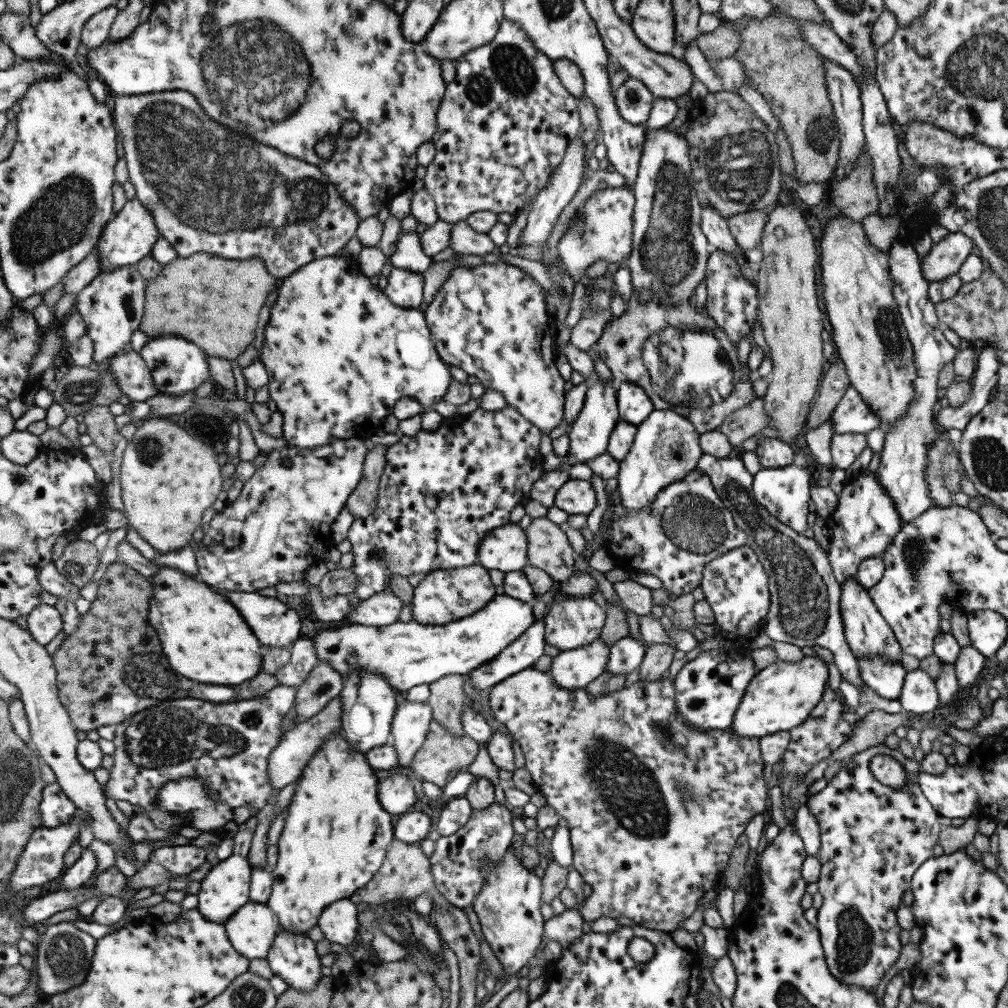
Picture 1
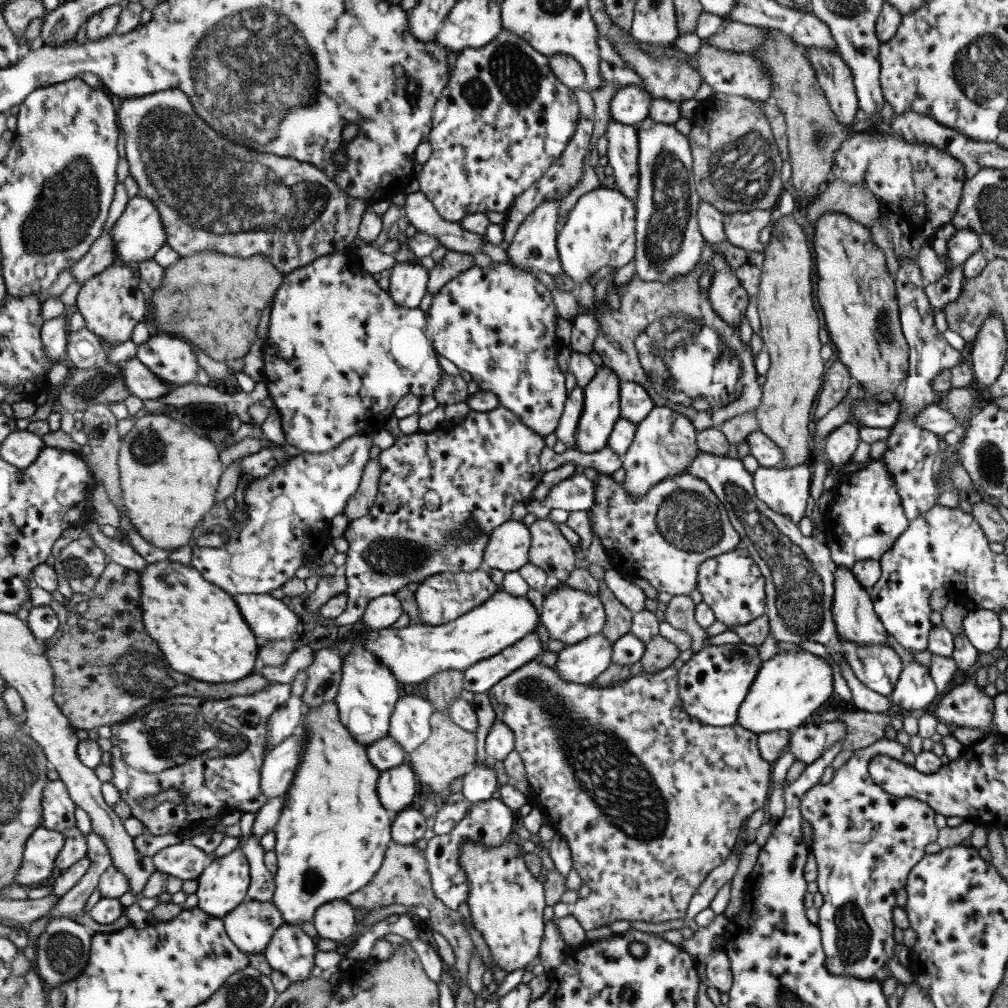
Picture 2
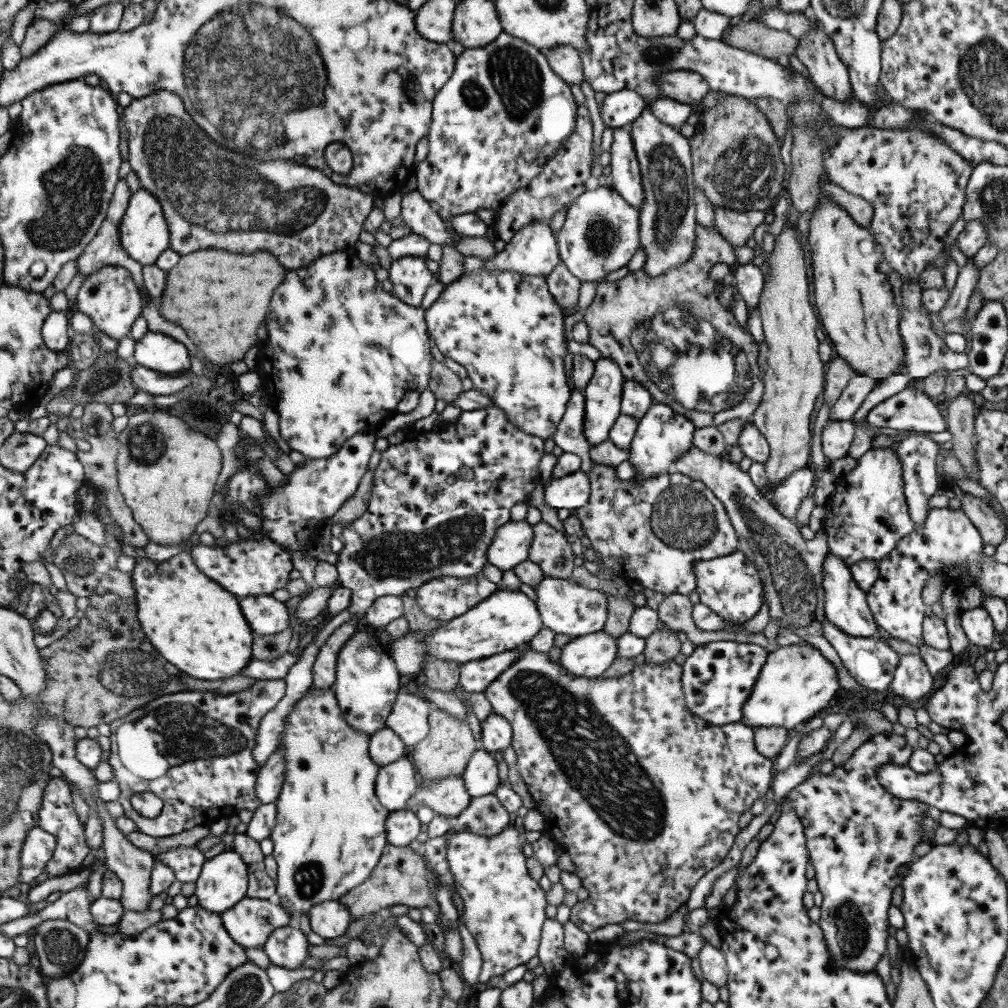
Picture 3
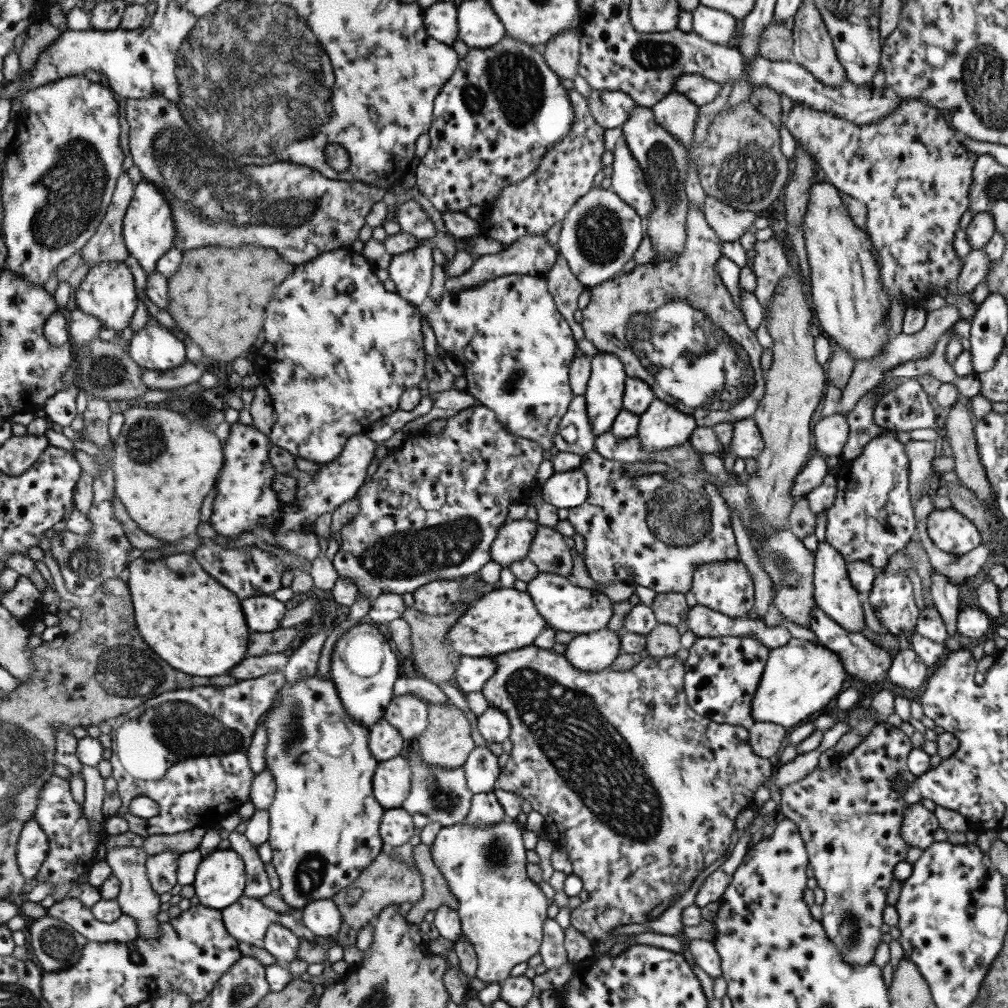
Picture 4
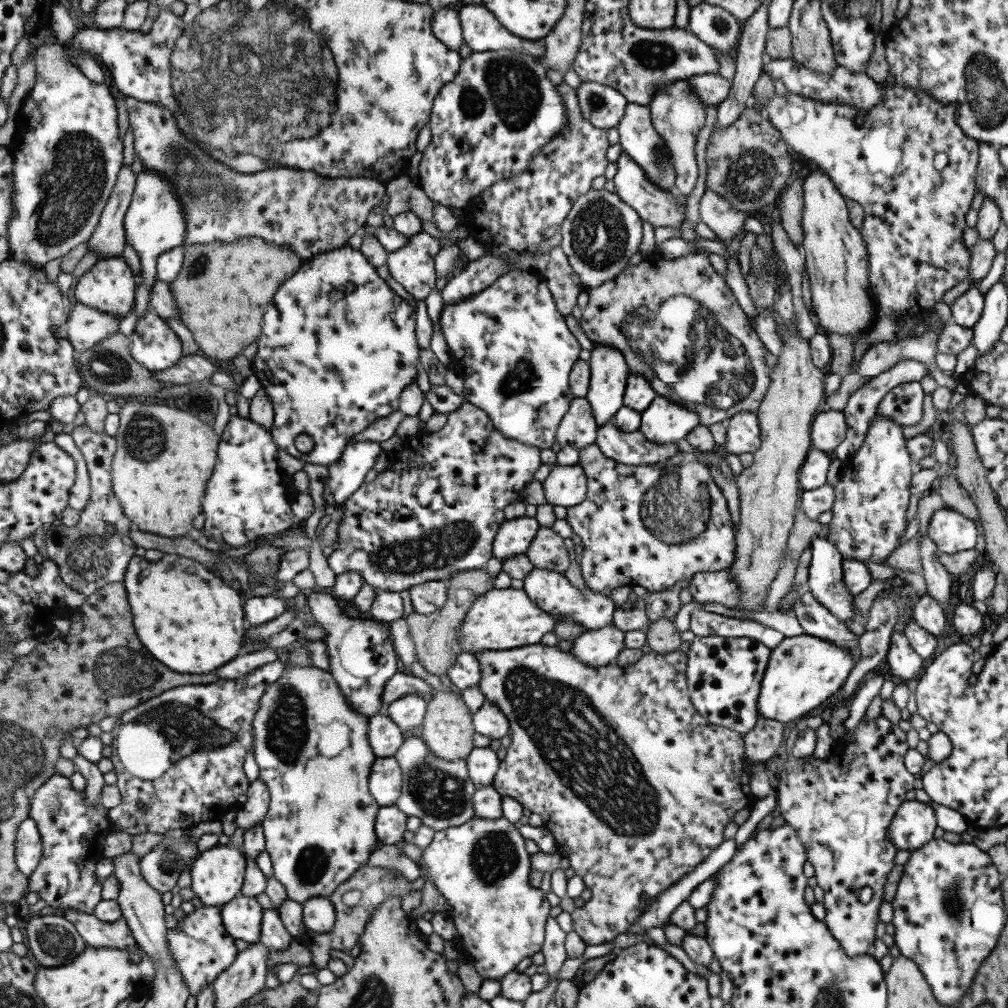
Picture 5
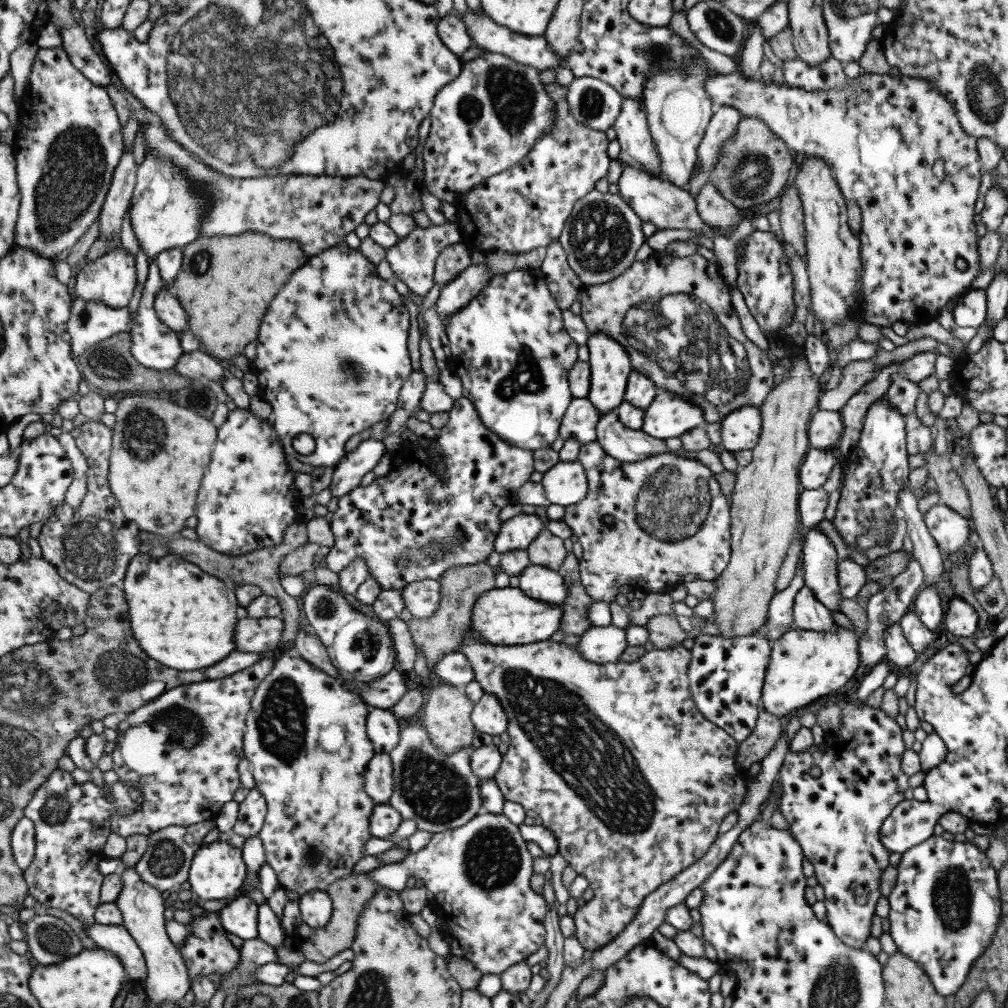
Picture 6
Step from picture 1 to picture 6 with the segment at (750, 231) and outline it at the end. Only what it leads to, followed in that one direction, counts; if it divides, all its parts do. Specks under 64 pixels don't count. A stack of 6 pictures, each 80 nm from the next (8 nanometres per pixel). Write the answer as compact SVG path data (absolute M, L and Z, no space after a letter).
M705 182L695 193L695 212L703 224L715 227L719 235L734 231L739 210L722 198L711 182Z

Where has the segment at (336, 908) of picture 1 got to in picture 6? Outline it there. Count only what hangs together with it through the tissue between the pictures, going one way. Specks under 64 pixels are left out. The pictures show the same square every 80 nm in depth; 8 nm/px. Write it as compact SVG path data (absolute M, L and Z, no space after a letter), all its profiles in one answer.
M327 890L307 893L298 901L305 922L305 928L322 930L332 920L333 903Z

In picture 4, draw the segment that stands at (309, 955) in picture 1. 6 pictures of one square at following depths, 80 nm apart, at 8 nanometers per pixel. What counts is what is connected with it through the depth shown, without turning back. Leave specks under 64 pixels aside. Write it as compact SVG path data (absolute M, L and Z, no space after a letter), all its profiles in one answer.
M273 922L265 936L264 948L275 956L277 962L285 965L297 959L297 950L301 946L300 939L296 933L280 922Z

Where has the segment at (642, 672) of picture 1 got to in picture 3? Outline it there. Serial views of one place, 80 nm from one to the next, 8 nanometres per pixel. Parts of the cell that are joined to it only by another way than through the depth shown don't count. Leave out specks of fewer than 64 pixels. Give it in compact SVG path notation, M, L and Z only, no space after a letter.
M655 629L644 639L644 652L642 653L649 664L663 664L672 660L679 653L680 642L677 639L677 632L671 629Z

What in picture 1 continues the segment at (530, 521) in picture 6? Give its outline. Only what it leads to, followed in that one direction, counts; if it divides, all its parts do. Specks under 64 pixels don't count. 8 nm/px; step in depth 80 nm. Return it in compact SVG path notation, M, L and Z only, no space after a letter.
M517 523L496 528L488 534L480 548L479 564L503 573L522 570L528 565L528 539Z

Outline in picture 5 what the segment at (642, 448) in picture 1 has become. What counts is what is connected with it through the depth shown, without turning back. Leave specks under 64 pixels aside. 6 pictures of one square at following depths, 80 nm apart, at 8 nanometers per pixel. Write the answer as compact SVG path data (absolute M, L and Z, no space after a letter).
M656 395L642 410L638 430L650 443L675 443L699 425L698 414L687 410L684 403L676 403Z

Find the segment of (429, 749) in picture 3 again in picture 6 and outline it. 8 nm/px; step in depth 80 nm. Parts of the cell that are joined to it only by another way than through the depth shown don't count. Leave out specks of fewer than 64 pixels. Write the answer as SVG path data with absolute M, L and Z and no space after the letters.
M434 682L427 688L423 724L432 741L447 754L456 753L459 749L471 747L473 744L476 732L472 722L474 705L461 687Z

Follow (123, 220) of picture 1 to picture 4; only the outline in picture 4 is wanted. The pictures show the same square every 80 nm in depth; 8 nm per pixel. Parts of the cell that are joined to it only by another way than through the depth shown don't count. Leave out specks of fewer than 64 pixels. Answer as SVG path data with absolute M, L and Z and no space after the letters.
M149 179L141 180L141 184L136 186L131 207L124 219L123 234L129 253L138 260L146 273L155 272L161 257L175 247L177 227L171 204L165 198L164 192L153 182L149 182Z

